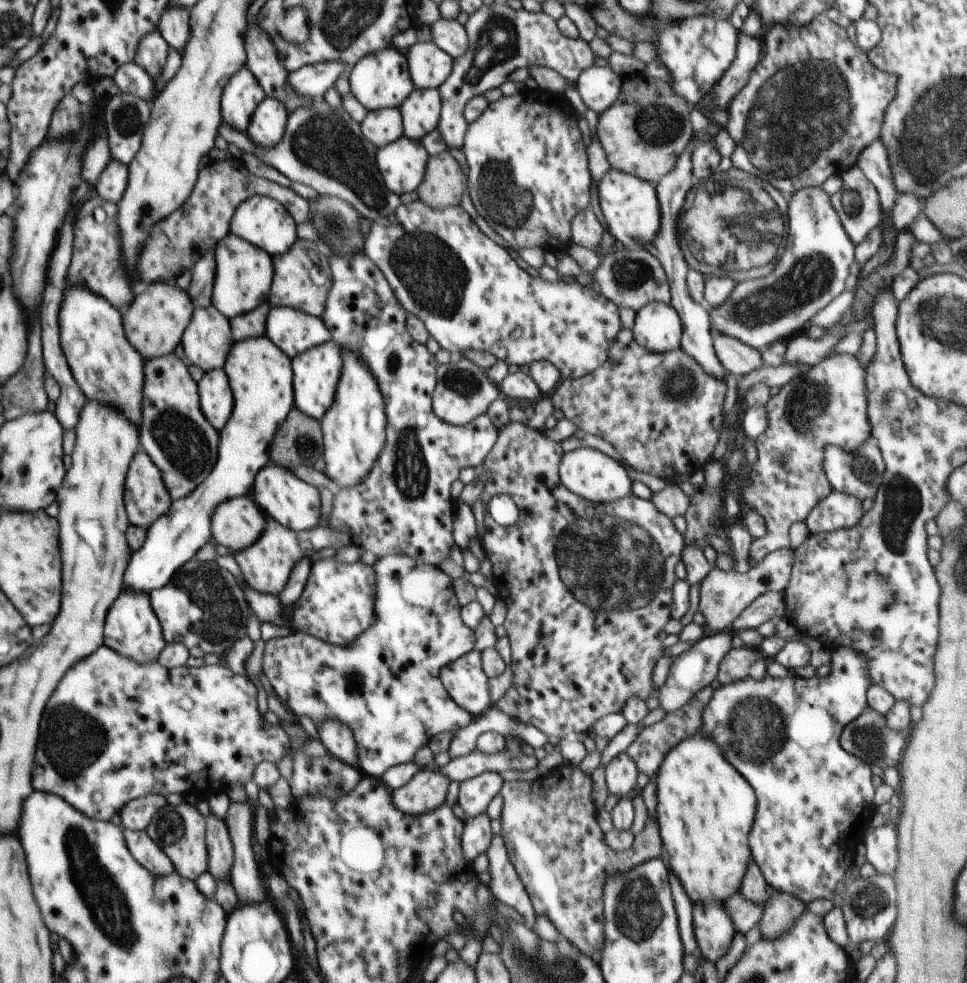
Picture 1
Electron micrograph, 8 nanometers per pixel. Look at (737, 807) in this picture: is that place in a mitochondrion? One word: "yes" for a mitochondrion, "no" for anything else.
no

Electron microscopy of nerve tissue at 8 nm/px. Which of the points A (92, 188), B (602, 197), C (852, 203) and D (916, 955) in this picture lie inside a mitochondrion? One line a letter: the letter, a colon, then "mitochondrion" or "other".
A: other
B: other
C: mitochondrion
D: other

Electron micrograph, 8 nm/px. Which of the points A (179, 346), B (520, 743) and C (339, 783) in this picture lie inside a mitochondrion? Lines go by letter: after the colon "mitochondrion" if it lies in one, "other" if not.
A: other
B: other
C: mitochondrion

